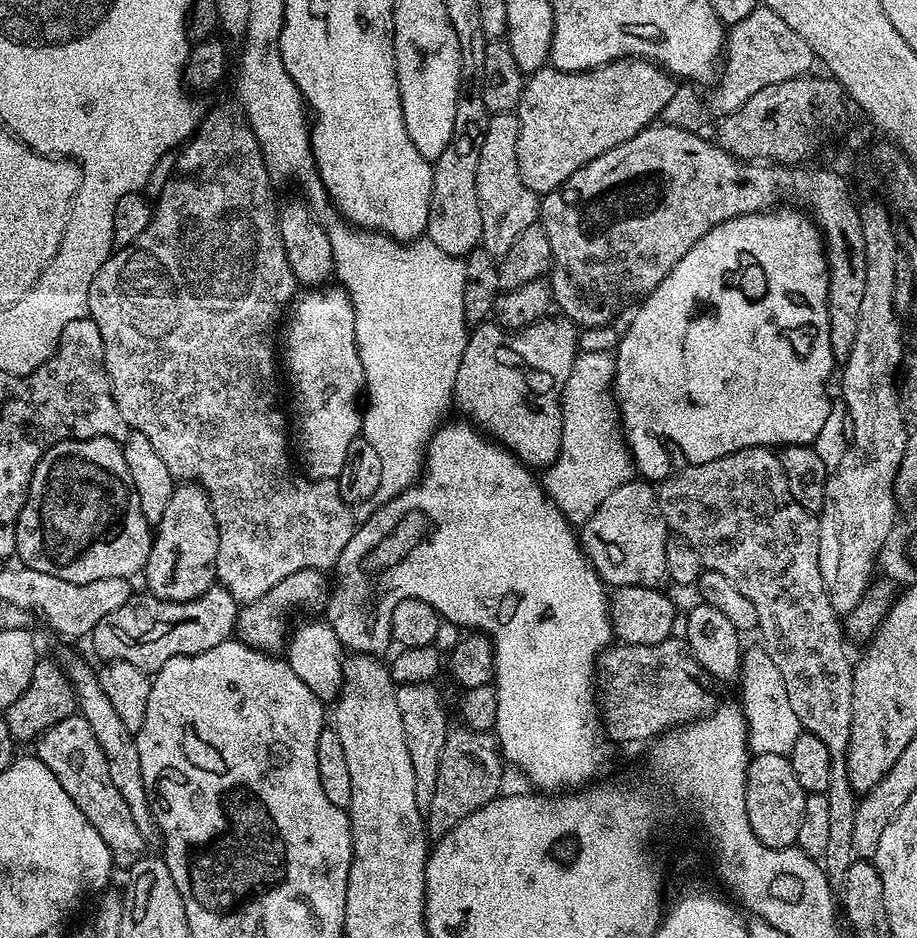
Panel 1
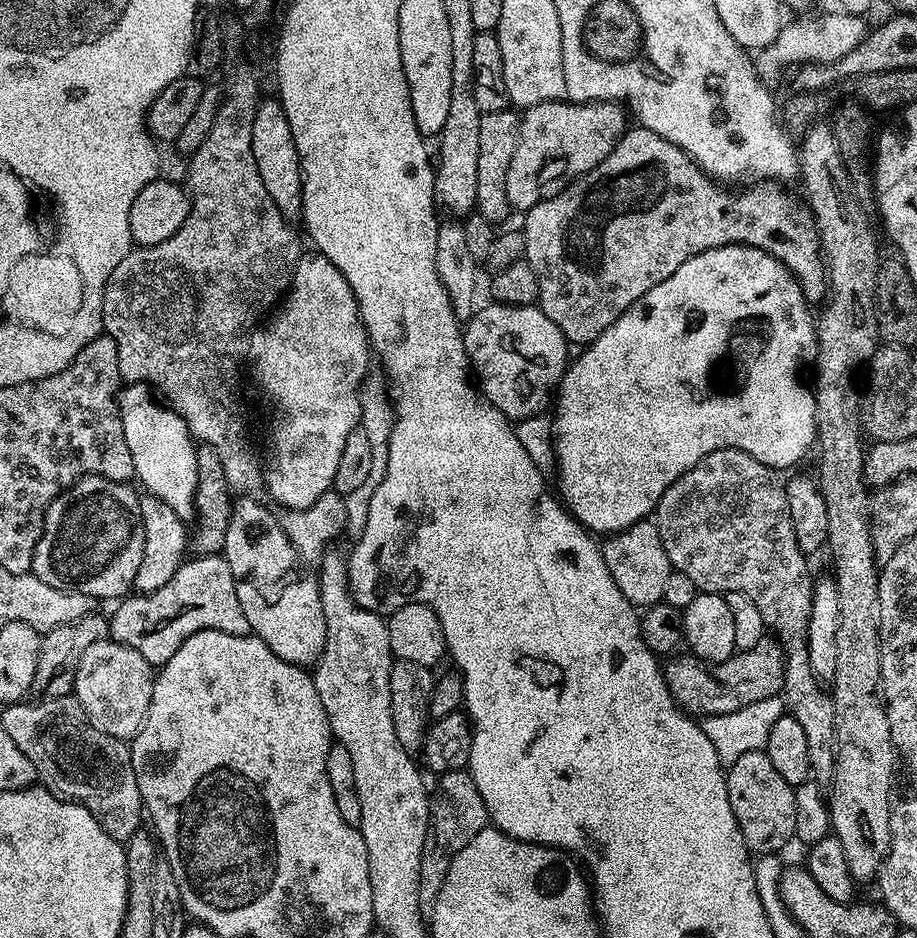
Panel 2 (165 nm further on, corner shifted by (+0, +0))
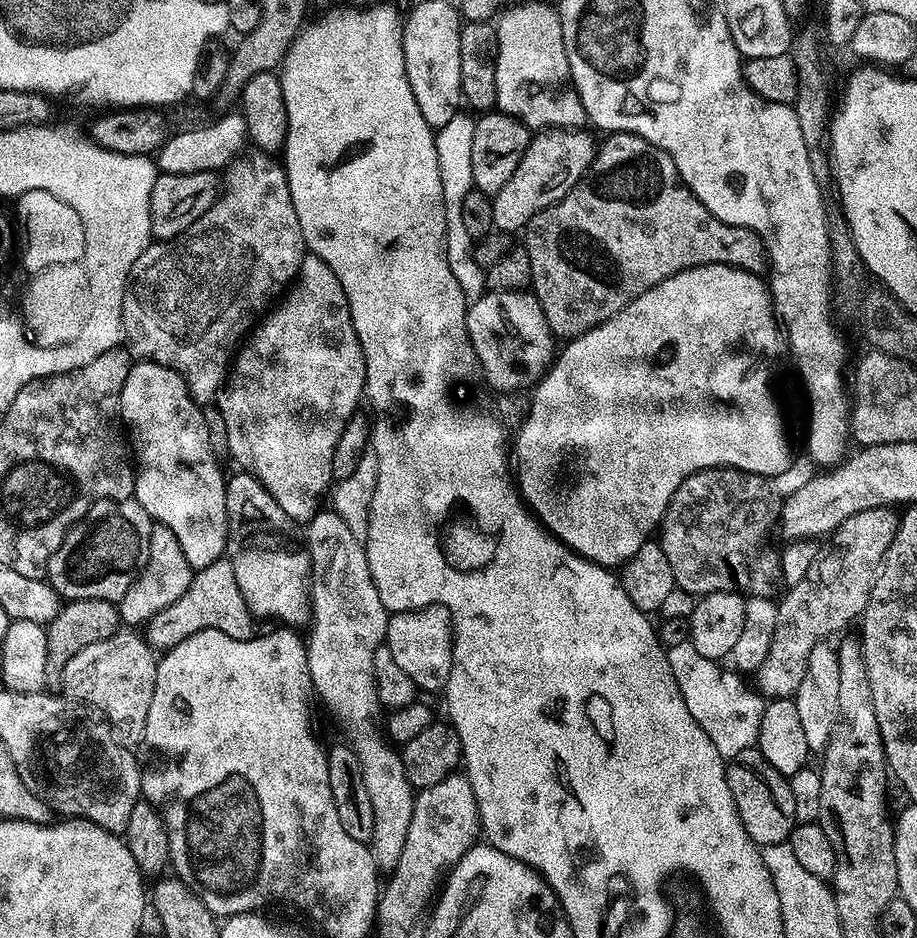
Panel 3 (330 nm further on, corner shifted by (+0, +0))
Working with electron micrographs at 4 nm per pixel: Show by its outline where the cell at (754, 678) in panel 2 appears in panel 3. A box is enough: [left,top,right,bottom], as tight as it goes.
[758,507,898,698]

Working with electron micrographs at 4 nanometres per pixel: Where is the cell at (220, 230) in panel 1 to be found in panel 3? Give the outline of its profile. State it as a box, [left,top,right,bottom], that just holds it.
[122,154,306,402]

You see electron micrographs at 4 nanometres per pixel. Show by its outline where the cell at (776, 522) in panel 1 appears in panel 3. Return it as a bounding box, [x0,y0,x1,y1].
[658,468,778,597]

